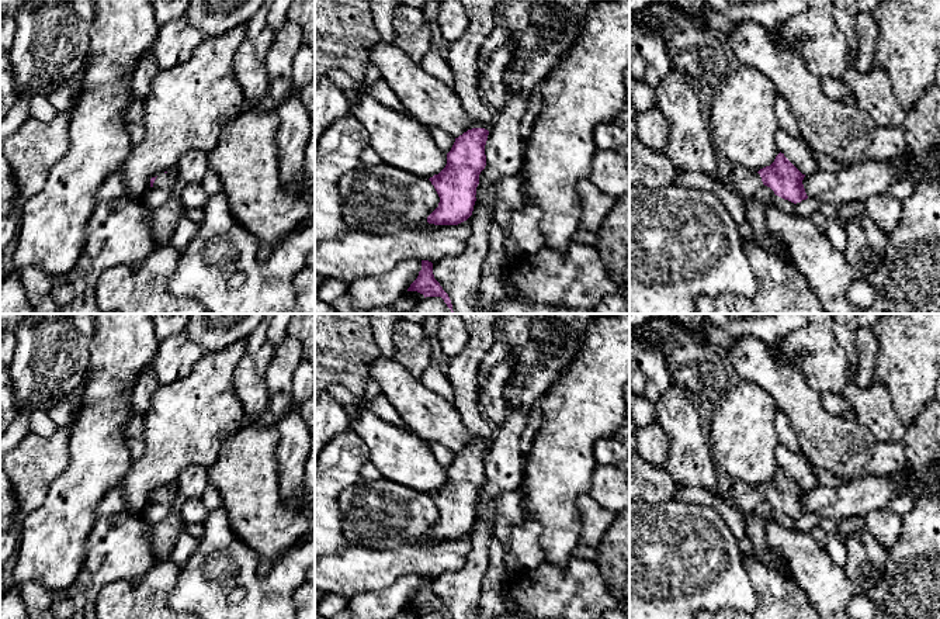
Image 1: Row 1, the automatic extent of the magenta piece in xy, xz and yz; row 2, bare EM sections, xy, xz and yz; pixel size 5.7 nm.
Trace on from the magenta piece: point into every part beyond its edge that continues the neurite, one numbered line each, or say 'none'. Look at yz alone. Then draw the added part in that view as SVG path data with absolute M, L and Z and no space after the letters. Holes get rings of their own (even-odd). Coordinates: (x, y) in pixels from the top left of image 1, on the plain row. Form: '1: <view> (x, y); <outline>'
1: yz (742, 495); M739 480L732 484L726 494L729 502L745 515L752 513L763 501L762 492L757 487L752 487Z

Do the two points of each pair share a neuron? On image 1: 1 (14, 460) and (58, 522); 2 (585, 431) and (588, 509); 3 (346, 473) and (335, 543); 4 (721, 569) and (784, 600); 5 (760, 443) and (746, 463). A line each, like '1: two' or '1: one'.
1: two
2: two
3: one
4: two
5: one

